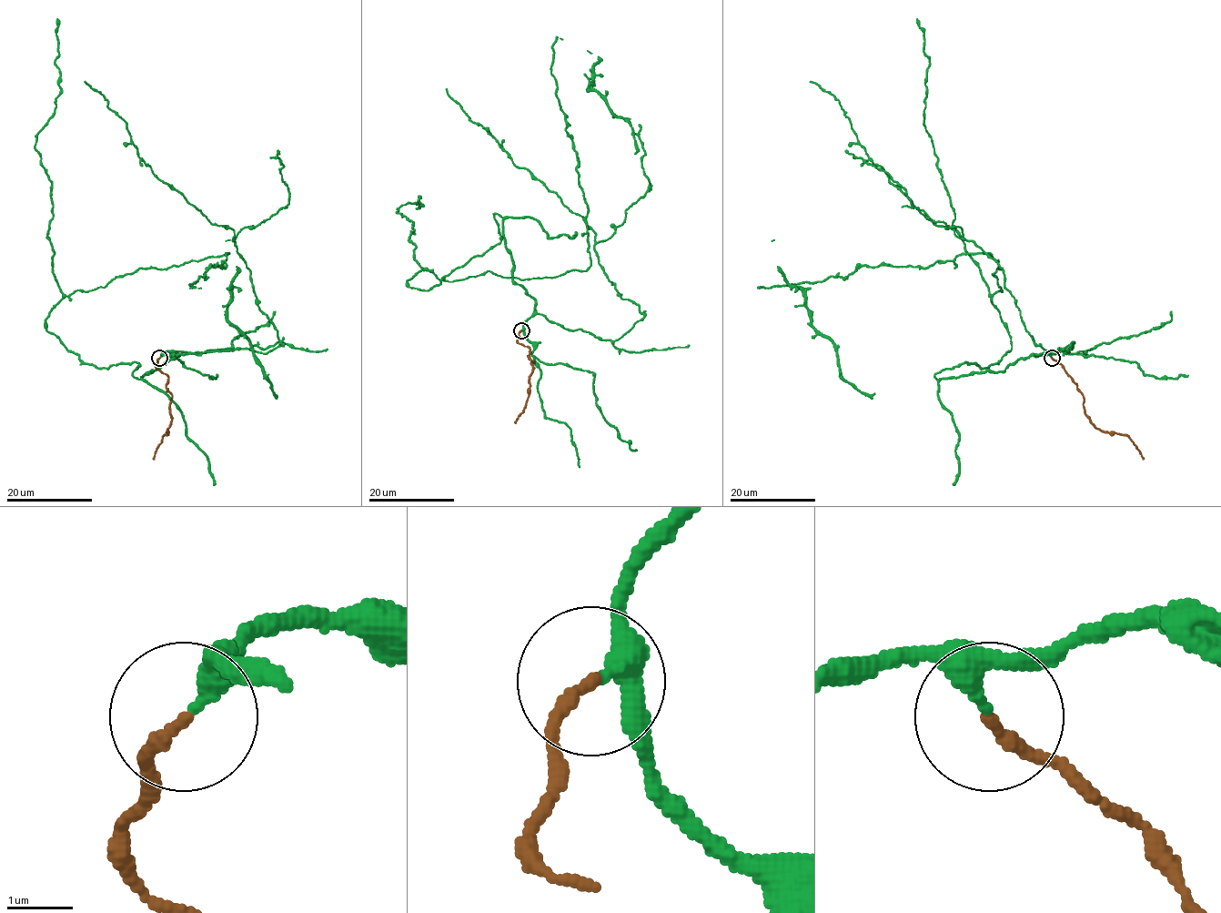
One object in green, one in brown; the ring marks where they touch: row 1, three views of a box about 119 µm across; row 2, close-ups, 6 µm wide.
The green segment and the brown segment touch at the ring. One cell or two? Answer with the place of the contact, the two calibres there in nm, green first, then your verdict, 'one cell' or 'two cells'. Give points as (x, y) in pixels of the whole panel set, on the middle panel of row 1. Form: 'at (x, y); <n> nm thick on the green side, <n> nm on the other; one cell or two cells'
at (521, 330); 200 nm thick on the green side, 200 nm on the other; one cell

